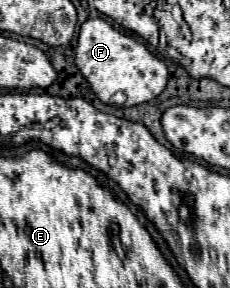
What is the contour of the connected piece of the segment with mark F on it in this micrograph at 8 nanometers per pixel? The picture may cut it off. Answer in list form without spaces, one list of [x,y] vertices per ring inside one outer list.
[[[101,17],[87,19],[81,25],[75,49],[75,63],[103,103],[109,103],[113,93],[123,91],[127,95],[125,107],[135,107],[155,99],[165,89],[169,79],[167,65],[161,59],[157,59],[145,45],[117,31],[109,21]]]

